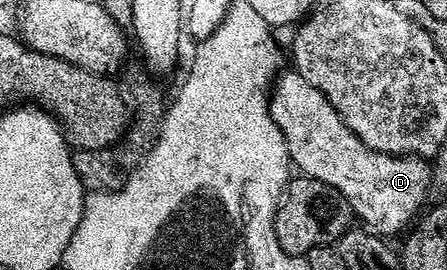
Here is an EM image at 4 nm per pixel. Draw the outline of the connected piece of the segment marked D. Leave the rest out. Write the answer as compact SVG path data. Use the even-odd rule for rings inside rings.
M296 71L288 72L282 72L271 86L269 114L271 119L275 119L287 143L290 162L296 168L298 165L304 176L314 177L338 189L349 200L354 214L360 220L362 217L366 221L362 222L372 232L378 235L399 232L409 220L412 222L418 216L419 210L426 204L425 192L431 189L430 162L424 157L399 157L395 153L380 153L367 147L349 130L347 123L343 123L339 111L335 111L335 107L318 89L311 87L311 83L304 81Z

